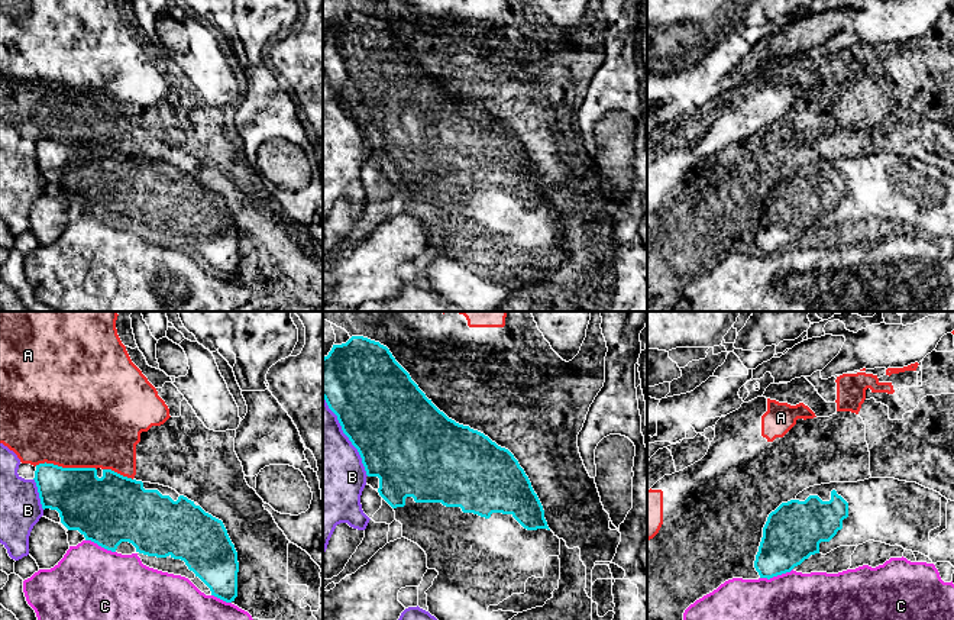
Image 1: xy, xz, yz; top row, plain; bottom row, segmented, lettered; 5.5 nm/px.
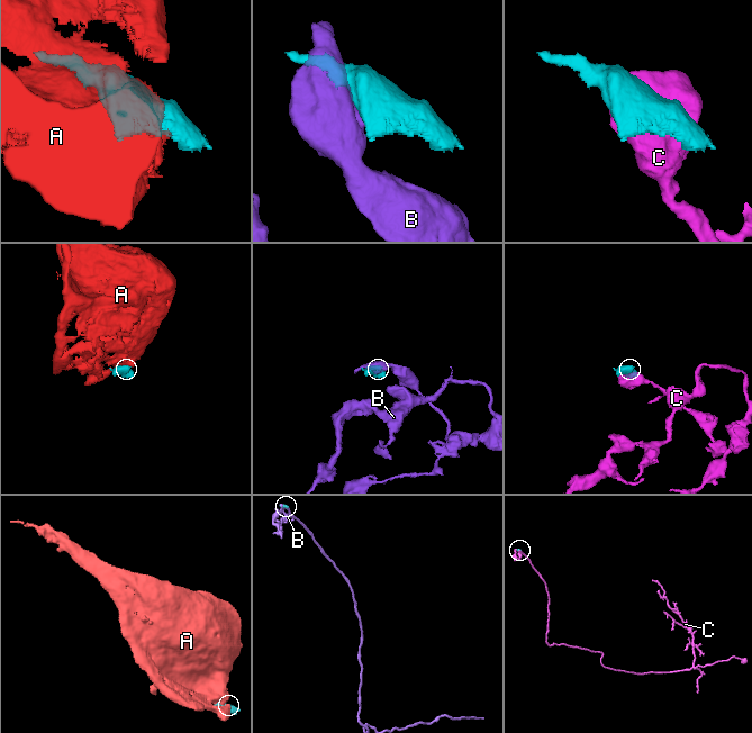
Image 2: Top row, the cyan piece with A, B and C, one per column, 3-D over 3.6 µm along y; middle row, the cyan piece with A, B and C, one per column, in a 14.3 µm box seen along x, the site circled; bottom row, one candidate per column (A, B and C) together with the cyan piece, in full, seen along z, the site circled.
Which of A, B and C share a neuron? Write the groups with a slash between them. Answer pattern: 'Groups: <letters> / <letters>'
Groups: A / B / C

